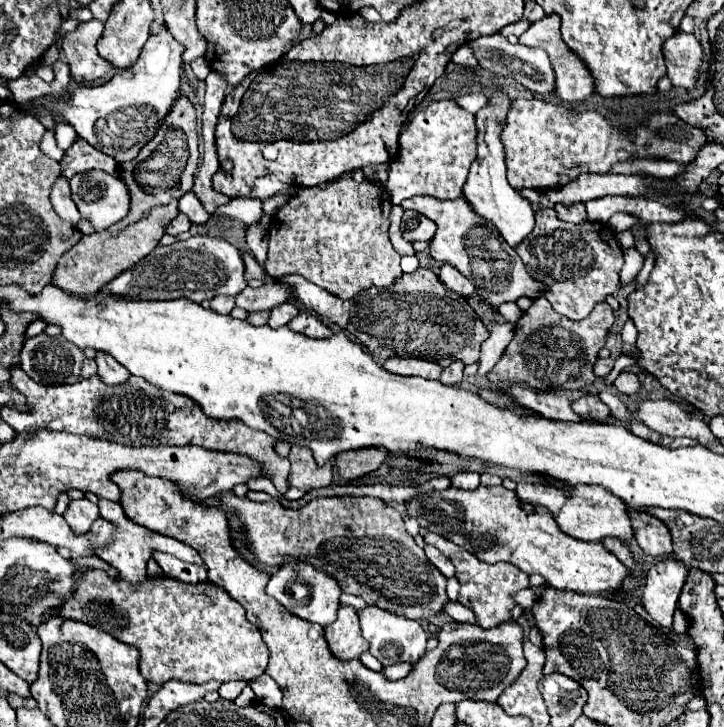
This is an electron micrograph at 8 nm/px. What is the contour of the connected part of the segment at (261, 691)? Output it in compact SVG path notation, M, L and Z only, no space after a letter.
M260 675L258 679L252 679L250 681L250 687L252 691L256 693L256 699L260 703L264 703L266 707L272 707L272 709L280 709L280 703L282 703L282 693L278 689L278 685L272 681L270 675Z

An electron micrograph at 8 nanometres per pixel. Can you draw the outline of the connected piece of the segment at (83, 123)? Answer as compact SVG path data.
M164 27L158 35L146 41L132 67L118 71L112 79L98 87L78 85L66 99L52 101L50 105L42 103L42 107L70 123L92 147L104 151L120 163L132 161L136 159L140 147L152 139L180 93L180 73L184 67L182 53L184 47Z

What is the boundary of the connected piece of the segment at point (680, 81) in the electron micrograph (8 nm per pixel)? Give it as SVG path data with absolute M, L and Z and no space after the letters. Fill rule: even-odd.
M678 31L666 39L662 51L672 85L692 89L696 83L698 65L702 63L702 47L698 39L692 33Z

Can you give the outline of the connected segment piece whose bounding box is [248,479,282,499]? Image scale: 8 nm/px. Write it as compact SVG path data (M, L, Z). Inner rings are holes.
M250 479L250 481L248 481L248 487L250 487L252 491L264 491L264 493L270 493L270 495L276 497L276 499L282 497L282 495L276 491L276 487L272 485L270 479Z

